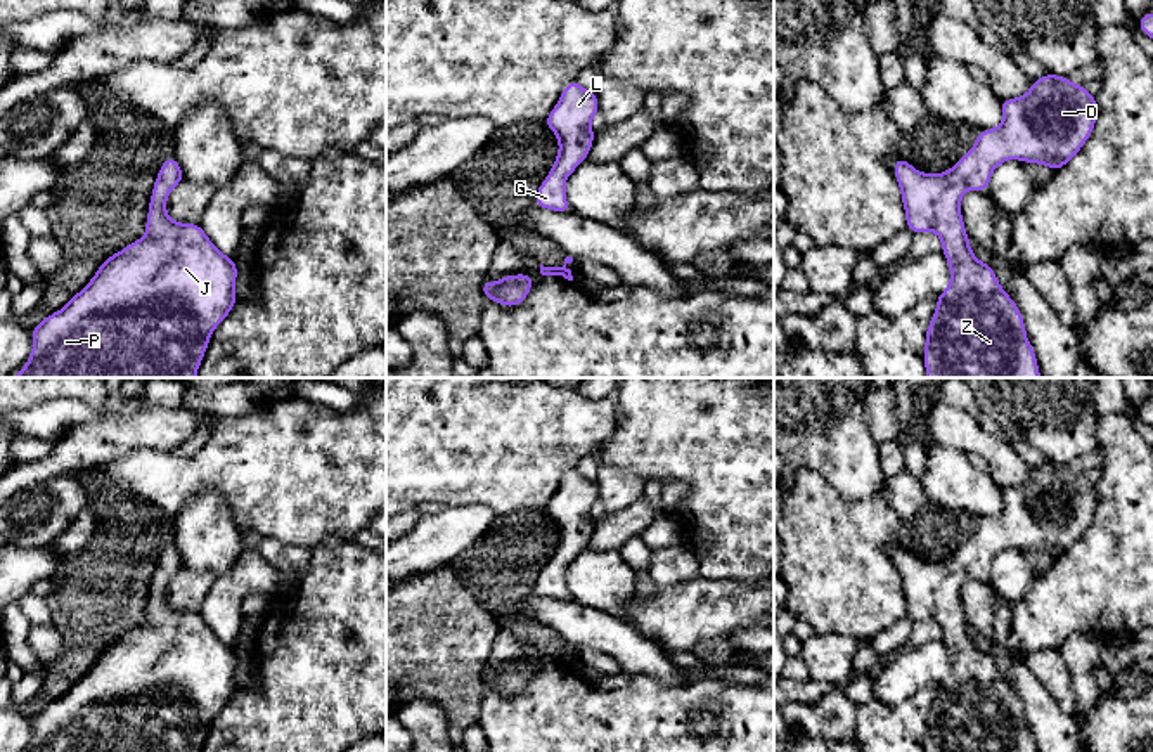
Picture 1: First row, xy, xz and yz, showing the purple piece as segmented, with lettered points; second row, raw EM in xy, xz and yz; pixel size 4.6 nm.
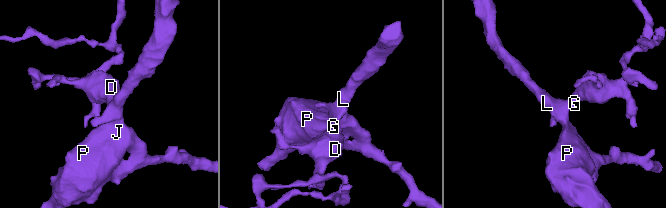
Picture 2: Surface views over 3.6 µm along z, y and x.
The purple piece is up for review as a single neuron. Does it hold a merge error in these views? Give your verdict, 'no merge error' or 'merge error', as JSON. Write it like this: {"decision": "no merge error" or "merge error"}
{"decision": "no merge error"}

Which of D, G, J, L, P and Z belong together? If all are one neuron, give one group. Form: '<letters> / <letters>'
D G J L P Z

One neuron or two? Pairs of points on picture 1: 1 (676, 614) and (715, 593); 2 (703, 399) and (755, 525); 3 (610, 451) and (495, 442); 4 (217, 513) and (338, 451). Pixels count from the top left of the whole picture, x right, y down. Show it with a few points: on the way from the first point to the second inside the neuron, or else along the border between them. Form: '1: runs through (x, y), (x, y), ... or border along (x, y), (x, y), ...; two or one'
1: runs through (686, 614), (696, 612), (705, 603); one
2: runs through (726, 428), (755, 458), (755, 492); one
3: border along (617, 413), (618, 425), (594, 451); two
4: border along (189, 498), (201, 491), (217, 491), (243, 534); two

